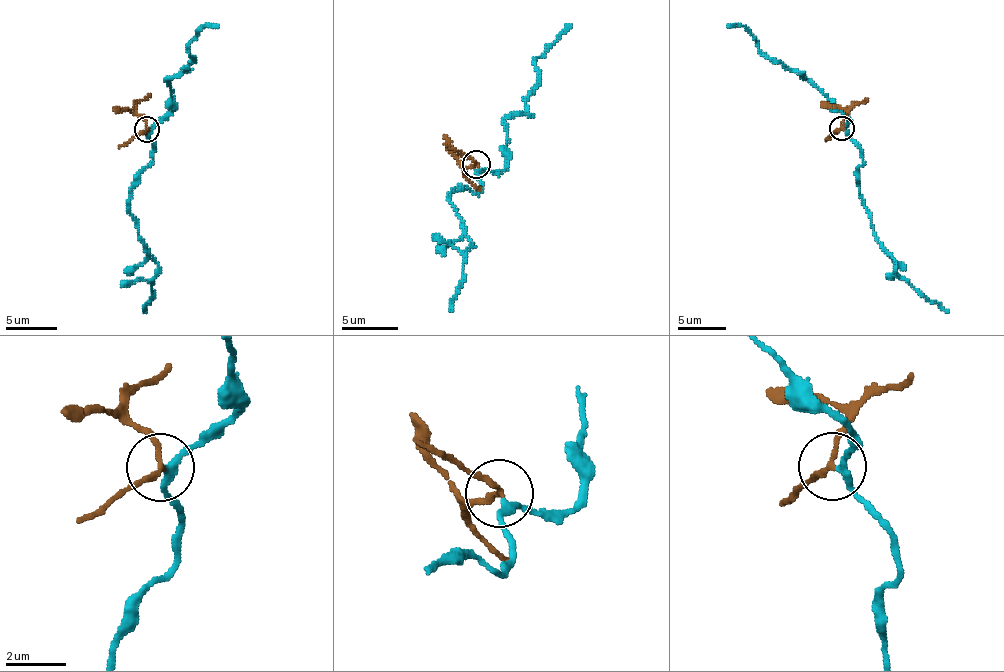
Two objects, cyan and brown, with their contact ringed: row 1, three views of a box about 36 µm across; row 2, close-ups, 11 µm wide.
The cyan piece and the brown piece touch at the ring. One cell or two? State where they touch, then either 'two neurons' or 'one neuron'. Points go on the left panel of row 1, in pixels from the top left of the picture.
(147, 129) | two neurons

